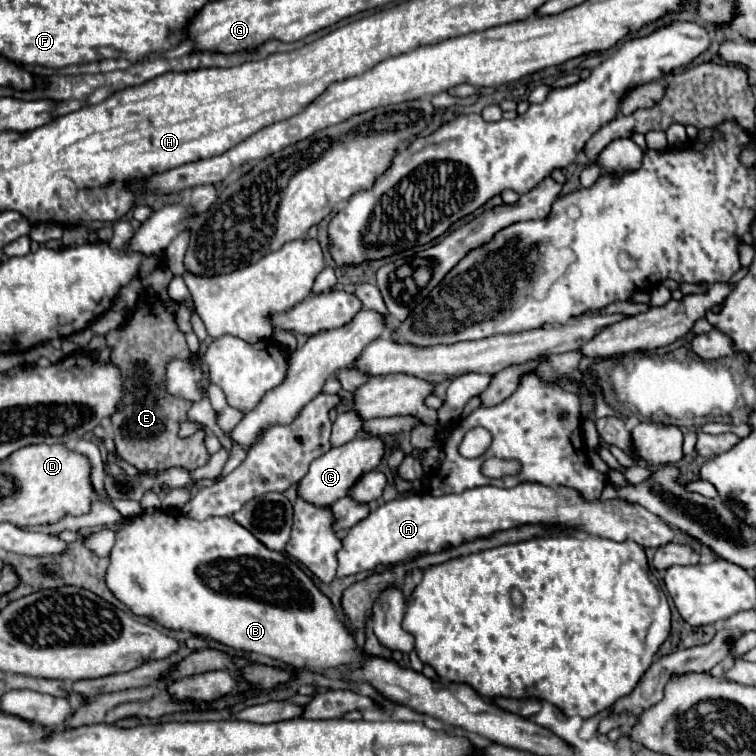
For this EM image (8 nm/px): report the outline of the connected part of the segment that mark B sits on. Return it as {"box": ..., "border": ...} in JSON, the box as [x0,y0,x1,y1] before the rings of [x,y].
{"box":[106,510,358,670],"border":[[[156,510],[154,514],[140,514],[134,516],[130,520],[130,524],[126,524],[118,534],[116,534],[116,544],[112,548],[110,554],[110,566],[106,572],[106,586],[110,588],[110,592],[122,602],[126,604],[136,616],[146,616],[152,618],[154,622],[158,622],[164,628],[170,630],[182,630],[182,632],[190,632],[196,636],[206,636],[212,640],[222,642],[228,648],[236,648],[236,650],[244,650],[244,652],[256,652],[256,654],[264,654],[276,660],[286,662],[292,668],[320,668],[320,670],[328,670],[328,668],[338,668],[342,670],[348,664],[354,664],[358,648],[354,642],[354,636],[350,634],[350,630],[346,628],[344,622],[340,622],[336,618],[336,612],[330,604],[330,600],[314,586],[314,582],[306,576],[306,572],[298,566],[296,560],[290,560],[290,556],[268,550],[262,542],[258,542],[246,528],[242,528],[238,522],[234,522],[232,518],[224,516],[224,518],[206,518],[204,522],[198,520],[190,520],[188,516],[180,514],[180,512],[162,512]]]}

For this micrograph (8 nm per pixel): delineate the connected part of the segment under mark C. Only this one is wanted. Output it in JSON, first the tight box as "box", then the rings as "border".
{"box":[298,432,384,508],"border":[[[360,432],[352,442],[332,448],[330,452],[326,452],[324,456],[316,458],[310,464],[308,474],[298,482],[298,496],[310,504],[314,504],[316,508],[326,508],[330,504],[334,504],[334,500],[340,500],[344,496],[348,496],[348,490],[354,486],[354,482],[374,470],[380,464],[380,458],[384,454],[384,442],[376,436],[364,436],[364,432]]]}

